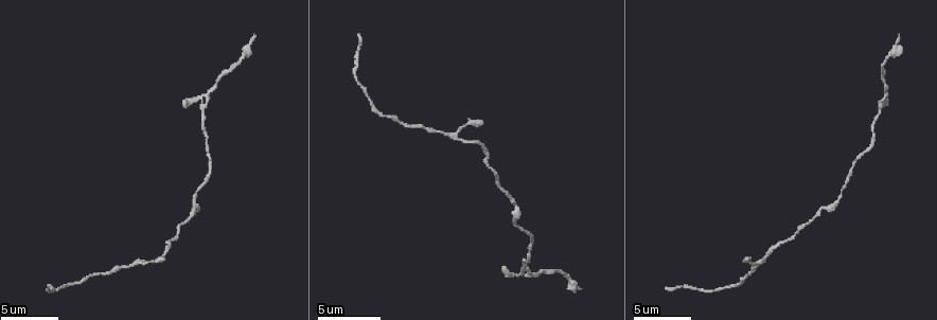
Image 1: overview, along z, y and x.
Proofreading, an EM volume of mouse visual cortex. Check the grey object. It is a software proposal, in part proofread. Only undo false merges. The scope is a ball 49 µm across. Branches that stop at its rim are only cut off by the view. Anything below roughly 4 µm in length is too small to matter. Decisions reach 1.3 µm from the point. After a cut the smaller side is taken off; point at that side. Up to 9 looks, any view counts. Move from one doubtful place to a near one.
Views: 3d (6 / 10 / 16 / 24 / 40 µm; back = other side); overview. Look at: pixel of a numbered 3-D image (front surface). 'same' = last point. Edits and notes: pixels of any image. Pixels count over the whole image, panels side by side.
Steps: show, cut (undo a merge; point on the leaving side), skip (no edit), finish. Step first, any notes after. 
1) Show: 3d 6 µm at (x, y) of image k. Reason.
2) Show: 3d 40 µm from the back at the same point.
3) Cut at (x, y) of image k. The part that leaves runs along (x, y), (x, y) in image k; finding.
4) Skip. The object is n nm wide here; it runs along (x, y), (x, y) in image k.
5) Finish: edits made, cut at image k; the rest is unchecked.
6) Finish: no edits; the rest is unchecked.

Show: 3d 16 µm at (202, 121) of image 1. Sudden change in width.

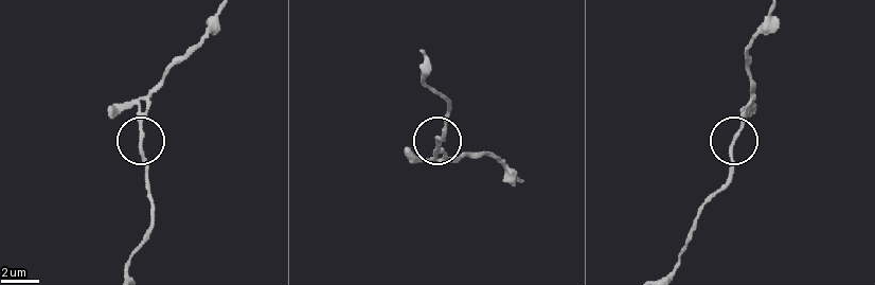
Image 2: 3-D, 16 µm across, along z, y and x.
Skip. It runs along (425, 60), (427, 86), (449, 104), (440, 137), (444, 156) in image 2; all the same neuron.

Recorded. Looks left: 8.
Show: 3d 10 µm at (517, 219) of image 1. Thick turns thin.

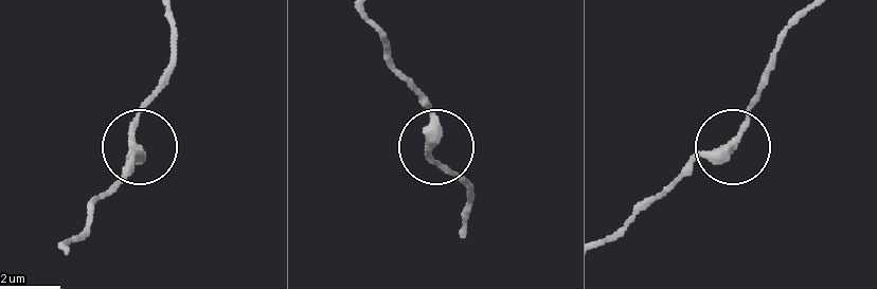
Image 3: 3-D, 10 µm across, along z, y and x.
Show: 3d 10 µm from the back at (134, 143) of image 3. Other side.

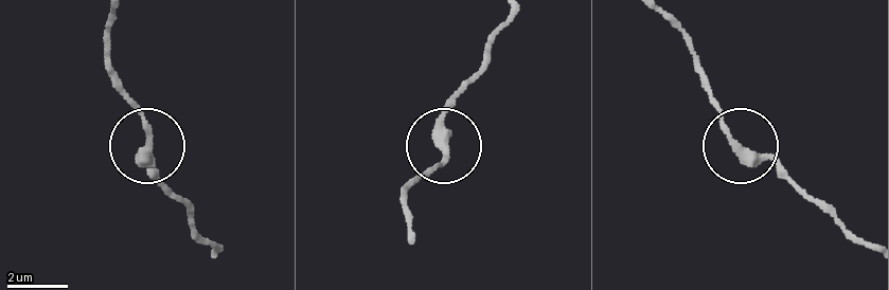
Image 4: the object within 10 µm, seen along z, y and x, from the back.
Skip. It runs along (175, 195), (145, 157), (142, 111), (109, 76) in image 4; continuous, no second neuron.

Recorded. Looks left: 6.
Show: 3d 10 µm at (748, 273) of image 1. Sudden change in width.

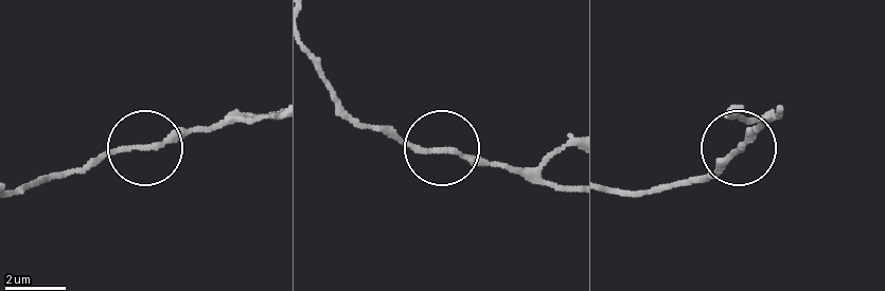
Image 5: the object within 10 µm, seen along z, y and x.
Skip. All the same neuron.

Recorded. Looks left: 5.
Show: 3d 16 µm at (469, 140) of image 1. A narrow waist.

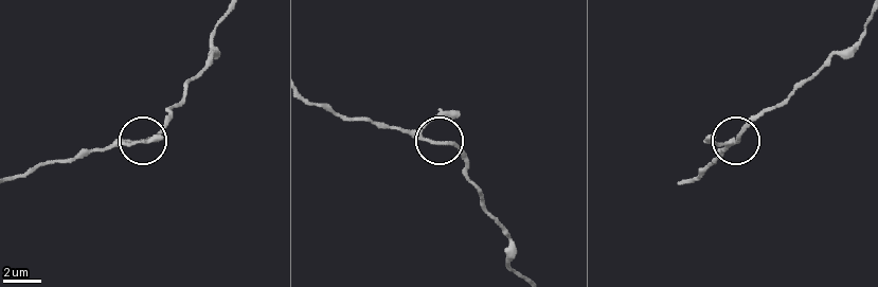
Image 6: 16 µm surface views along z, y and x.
Show: 3d 16 µm from the back at (739, 140) of image 6. From behind.

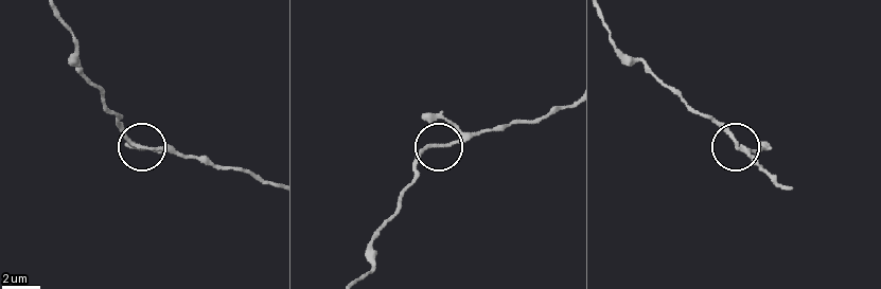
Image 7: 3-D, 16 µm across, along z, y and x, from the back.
Skip. The object is 160 nm wide here; one neuron here.

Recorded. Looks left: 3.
Finish: no edits; the rest is unchecked.

